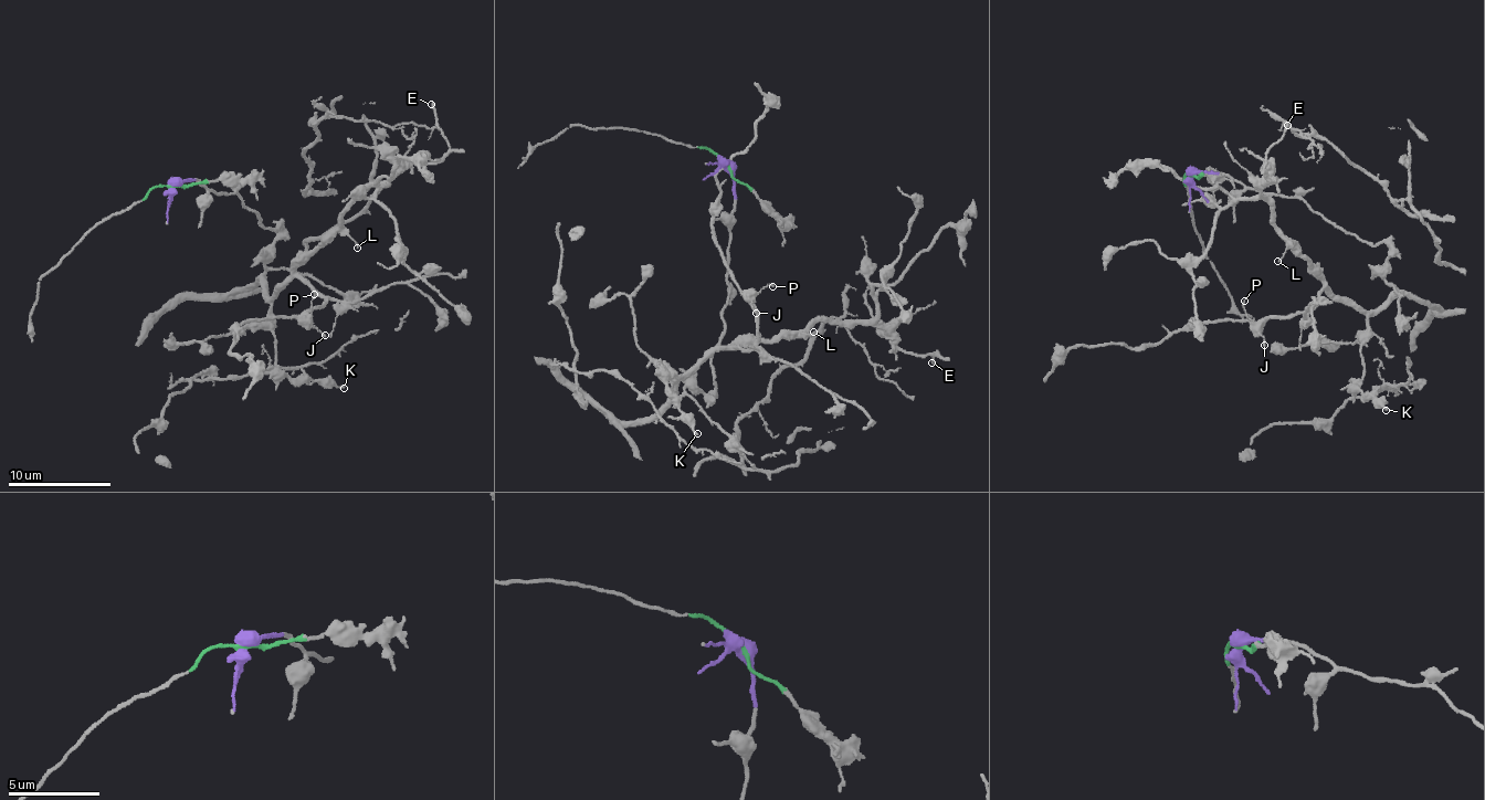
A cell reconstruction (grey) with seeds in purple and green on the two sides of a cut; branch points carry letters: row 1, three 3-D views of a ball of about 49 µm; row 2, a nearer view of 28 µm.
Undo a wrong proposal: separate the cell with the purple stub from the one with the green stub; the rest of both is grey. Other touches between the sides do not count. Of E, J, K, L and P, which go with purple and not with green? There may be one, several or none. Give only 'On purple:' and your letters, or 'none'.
On purple: E, J, K, L, P

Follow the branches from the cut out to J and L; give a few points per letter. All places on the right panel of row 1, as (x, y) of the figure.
J: (1190, 175), (1304, 199), (1388, 246), (1390, 298), (1361, 312), (1322, 290), (1295, 317), (1268, 316), (1264, 345)
L: (1190, 175), (1224, 172), (1304, 199), (1385, 243), (1394, 293), (1361, 312), (1294, 249), (1277, 261)

